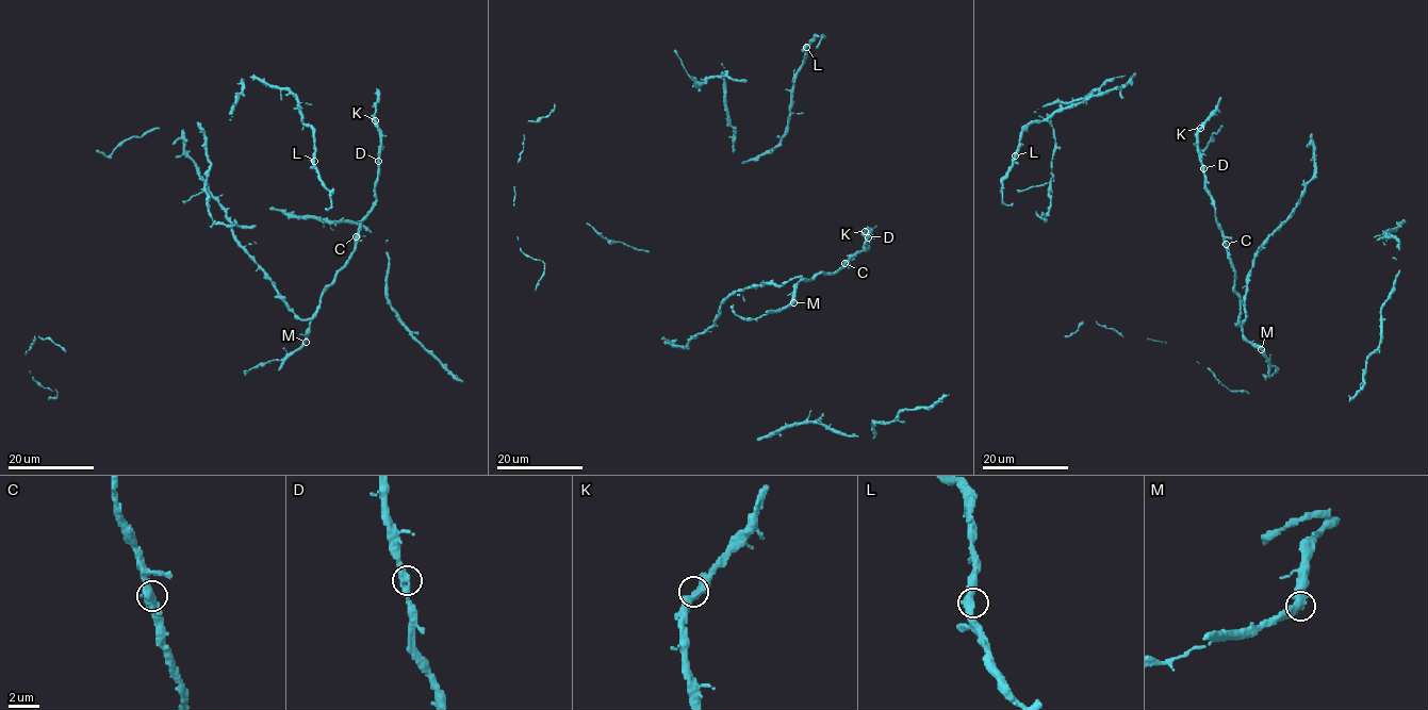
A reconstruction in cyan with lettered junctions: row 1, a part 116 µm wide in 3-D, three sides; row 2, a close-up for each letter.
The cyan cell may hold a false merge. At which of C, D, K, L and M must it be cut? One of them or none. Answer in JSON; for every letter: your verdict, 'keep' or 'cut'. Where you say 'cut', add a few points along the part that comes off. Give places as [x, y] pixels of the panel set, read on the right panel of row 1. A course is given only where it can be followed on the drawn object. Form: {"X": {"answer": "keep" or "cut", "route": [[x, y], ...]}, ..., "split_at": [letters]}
{"C": {"answer": "keep"}, "D": {"answer": "keep"}, "K": {"answer": "keep"}, "L": {"answer": "keep"}, "M": {"answer": "keep"}, "split_at": []}

